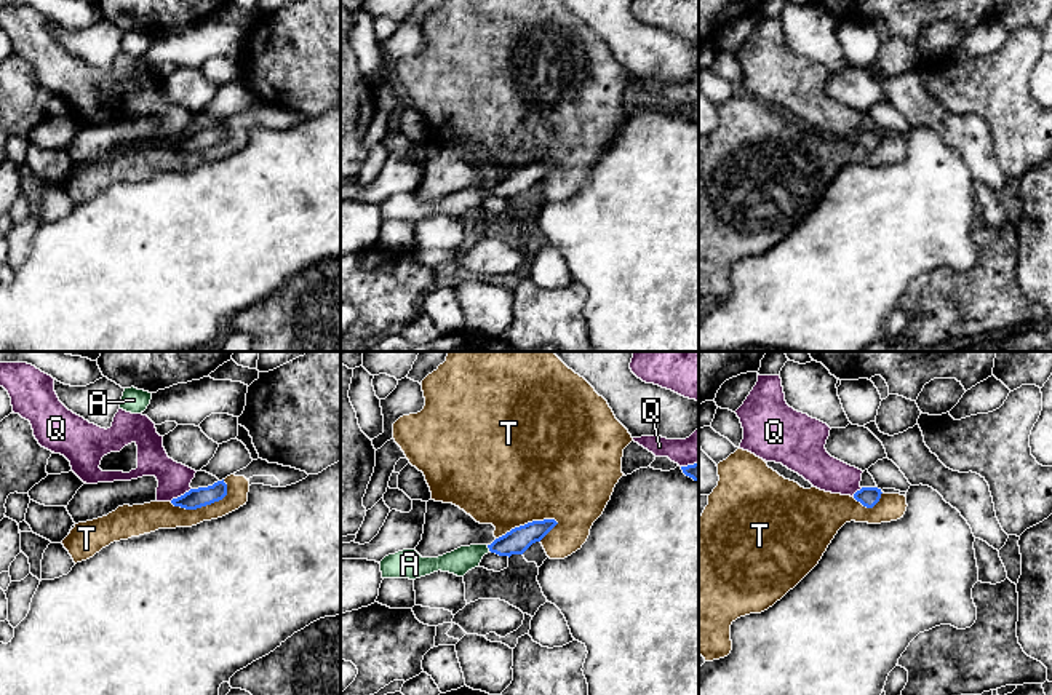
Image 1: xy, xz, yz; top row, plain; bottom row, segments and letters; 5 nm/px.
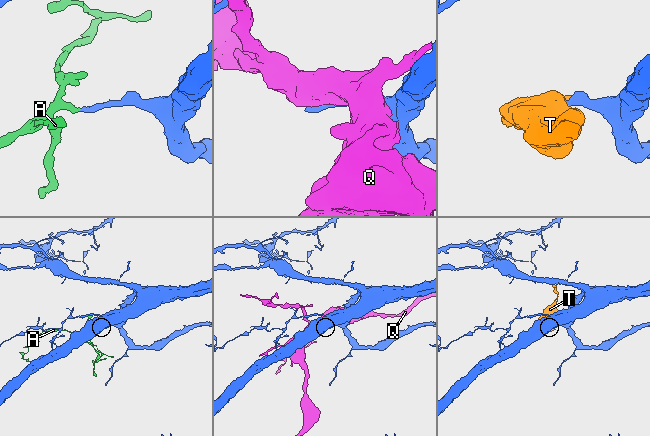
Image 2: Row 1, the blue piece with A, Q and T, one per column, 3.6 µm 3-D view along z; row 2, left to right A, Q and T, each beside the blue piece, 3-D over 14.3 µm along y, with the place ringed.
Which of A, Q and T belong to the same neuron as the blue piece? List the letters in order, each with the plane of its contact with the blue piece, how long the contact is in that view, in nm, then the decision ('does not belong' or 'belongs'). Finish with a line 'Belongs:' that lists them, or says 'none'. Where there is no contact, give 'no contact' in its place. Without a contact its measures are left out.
A: contact in xz; length 40 nm; belongs
Q: contact in xy; length 130 nm; does not belong
T: contact in xz; length 340 nm; does not belong
Belongs: A

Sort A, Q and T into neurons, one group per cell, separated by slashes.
A / Q / T

